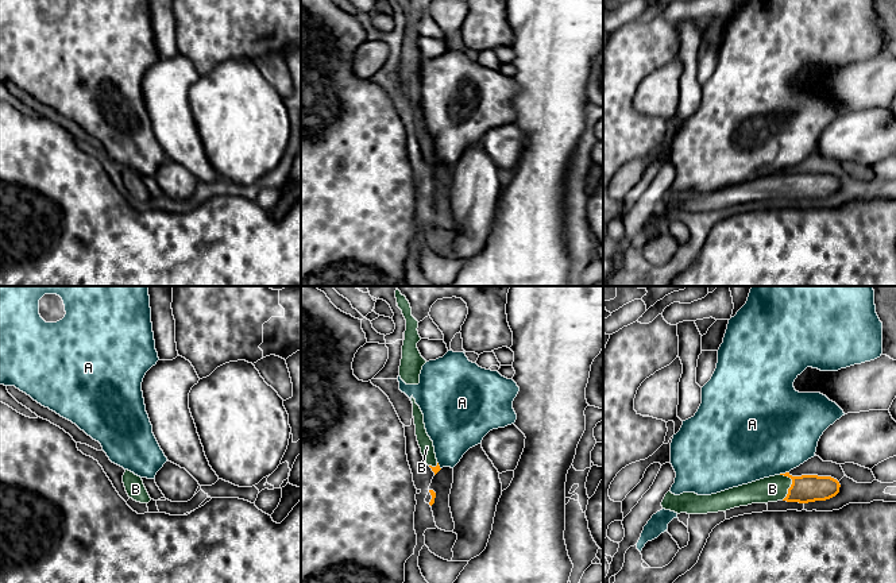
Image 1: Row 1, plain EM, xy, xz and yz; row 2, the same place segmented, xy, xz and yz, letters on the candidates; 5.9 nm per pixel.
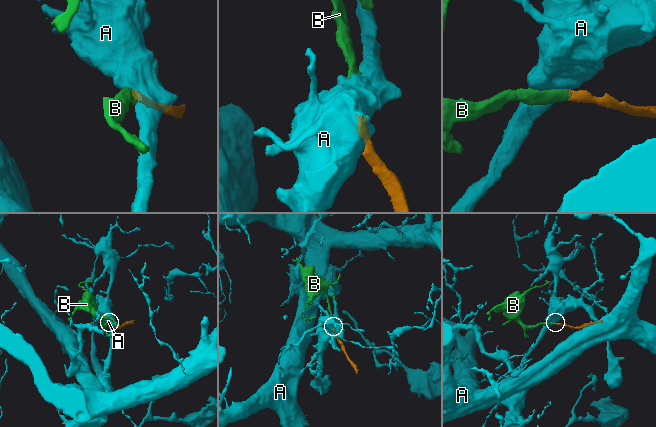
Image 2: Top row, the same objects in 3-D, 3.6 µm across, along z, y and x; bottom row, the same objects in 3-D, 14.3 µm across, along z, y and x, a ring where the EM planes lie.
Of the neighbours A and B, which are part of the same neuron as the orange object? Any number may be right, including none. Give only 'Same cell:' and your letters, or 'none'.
Same cell: B

